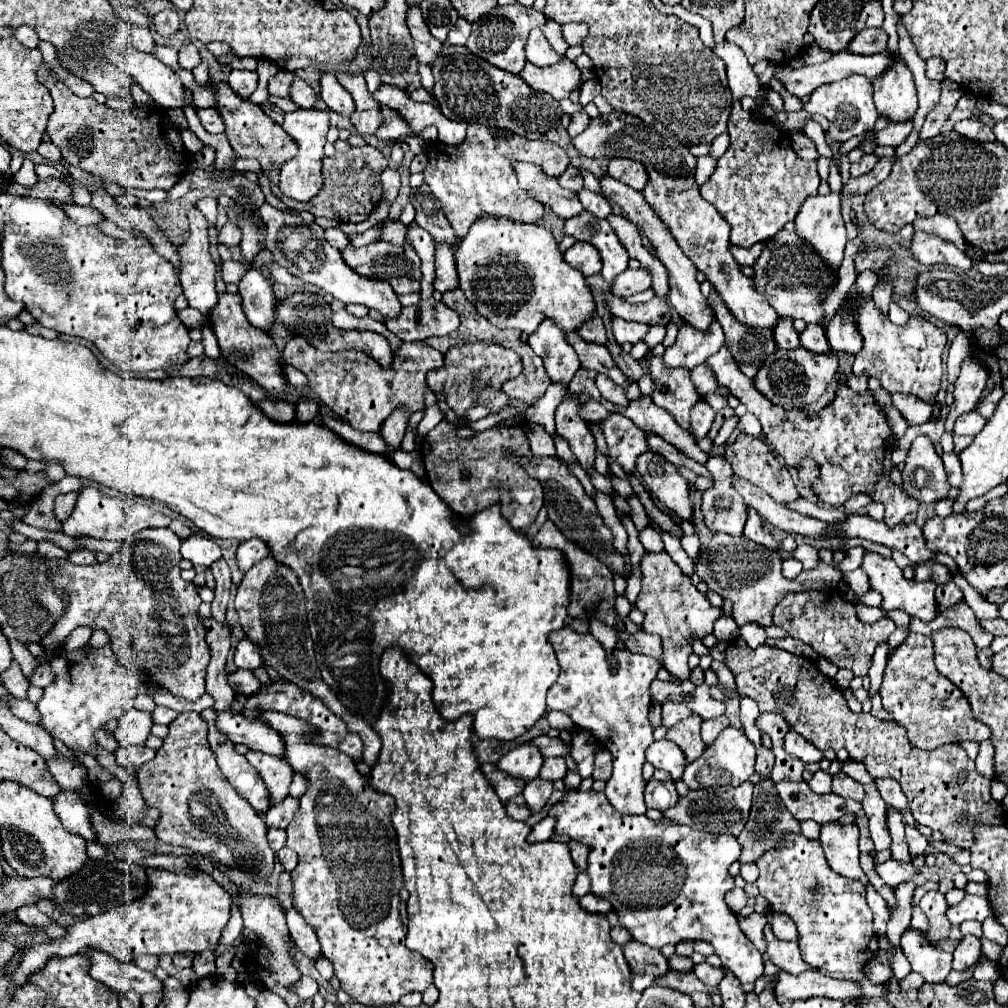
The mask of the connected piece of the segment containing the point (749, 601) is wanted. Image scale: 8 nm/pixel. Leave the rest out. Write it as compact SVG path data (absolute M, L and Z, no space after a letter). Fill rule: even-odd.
M715 533L711 543L703 547L703 553L697 561L695 575L709 585L709 591L715 591L721 597L727 597L733 601L733 619L739 627L747 623L771 627L773 607L787 593L799 593L807 589L835 589L839 581L843 579L843 573L825 561L819 561L815 569L801 571L801 575L797 575L795 579L787 579L781 573L781 563L783 563L781 553L775 549L767 549L759 543L753 543L745 539L743 535L733 537L727 533Z

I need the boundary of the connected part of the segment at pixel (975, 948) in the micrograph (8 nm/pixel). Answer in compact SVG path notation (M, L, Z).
M965 935L957 945L957 949L953 951L953 969L957 971L967 969L971 963L979 959L979 955L981 955L979 939L975 935Z

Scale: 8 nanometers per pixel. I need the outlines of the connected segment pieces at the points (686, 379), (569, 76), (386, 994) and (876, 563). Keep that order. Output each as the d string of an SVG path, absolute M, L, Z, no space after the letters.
M651 351L643 359L649 361L649 373L655 383L651 399L659 407L667 409L675 417L675 421L683 429L687 429L689 427L689 411L697 401L701 401L701 395L697 393L697 389L691 381L689 369L667 367L663 363L663 357L655 355Z
M561 59L559 65L549 67L537 67L533 63L525 63L521 77L527 81L529 87L533 87L535 91L543 91L557 101L569 99L569 95L583 83L581 71L569 59Z
M265 711L261 717L281 735L289 765L307 779L307 791L299 797L299 811L287 827L287 847L299 855L299 863L291 871L293 907L317 933L321 953L333 963L341 989L363 1005L397 1003L407 993L423 993L433 985L433 963L405 947L409 919L407 907L399 899L403 877L397 857L397 835L391 825L393 797L365 785L349 755L313 743L313 725L279 711Z
M865 553L863 557L863 563L861 563L861 569L867 573L869 577L869 585L871 589L879 591L883 595L883 601L881 601L881 609L885 611L891 611L891 609L901 609L913 617L919 617L921 621L929 623L937 617L937 605L935 605L935 587L933 583L925 583L925 585L919 585L917 581L909 581L903 577L903 571L897 567L897 563L893 559L887 559L887 557L881 557L877 553Z

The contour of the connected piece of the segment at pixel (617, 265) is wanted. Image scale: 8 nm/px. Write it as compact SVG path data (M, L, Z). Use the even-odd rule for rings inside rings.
M589 213L589 227L587 221L581 223L581 217L571 217L565 221L565 235L575 237L577 241L587 241L597 247L603 261L603 277L607 283L613 283L613 279L627 269L629 255L625 253L625 247L617 241L617 235L613 233L613 227L607 219L593 217Z

